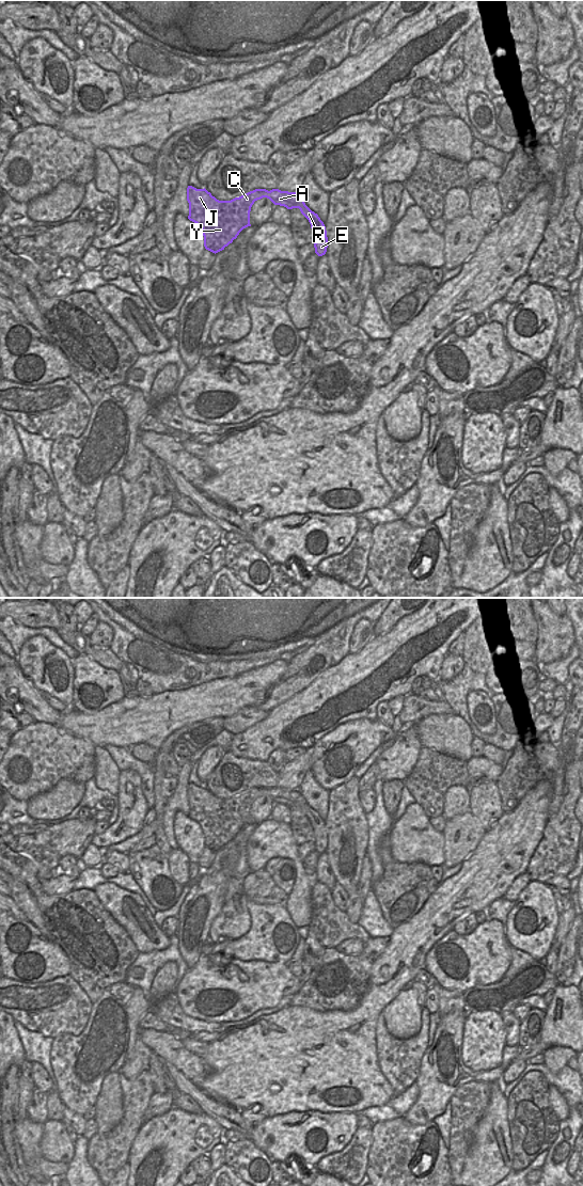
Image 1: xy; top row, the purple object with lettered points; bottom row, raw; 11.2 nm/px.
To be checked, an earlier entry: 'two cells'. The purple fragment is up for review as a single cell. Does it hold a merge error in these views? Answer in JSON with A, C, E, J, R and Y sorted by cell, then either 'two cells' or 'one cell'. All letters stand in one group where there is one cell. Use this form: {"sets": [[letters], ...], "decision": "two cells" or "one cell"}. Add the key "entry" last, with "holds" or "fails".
{"sets": [["A", "C", "E", "J", "R", "Y"]], "decision": "one cell", "entry": "fails"}

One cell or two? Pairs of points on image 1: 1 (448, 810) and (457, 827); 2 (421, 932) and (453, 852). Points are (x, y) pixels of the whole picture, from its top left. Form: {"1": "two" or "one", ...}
{"1": "two", "2": "two"}

